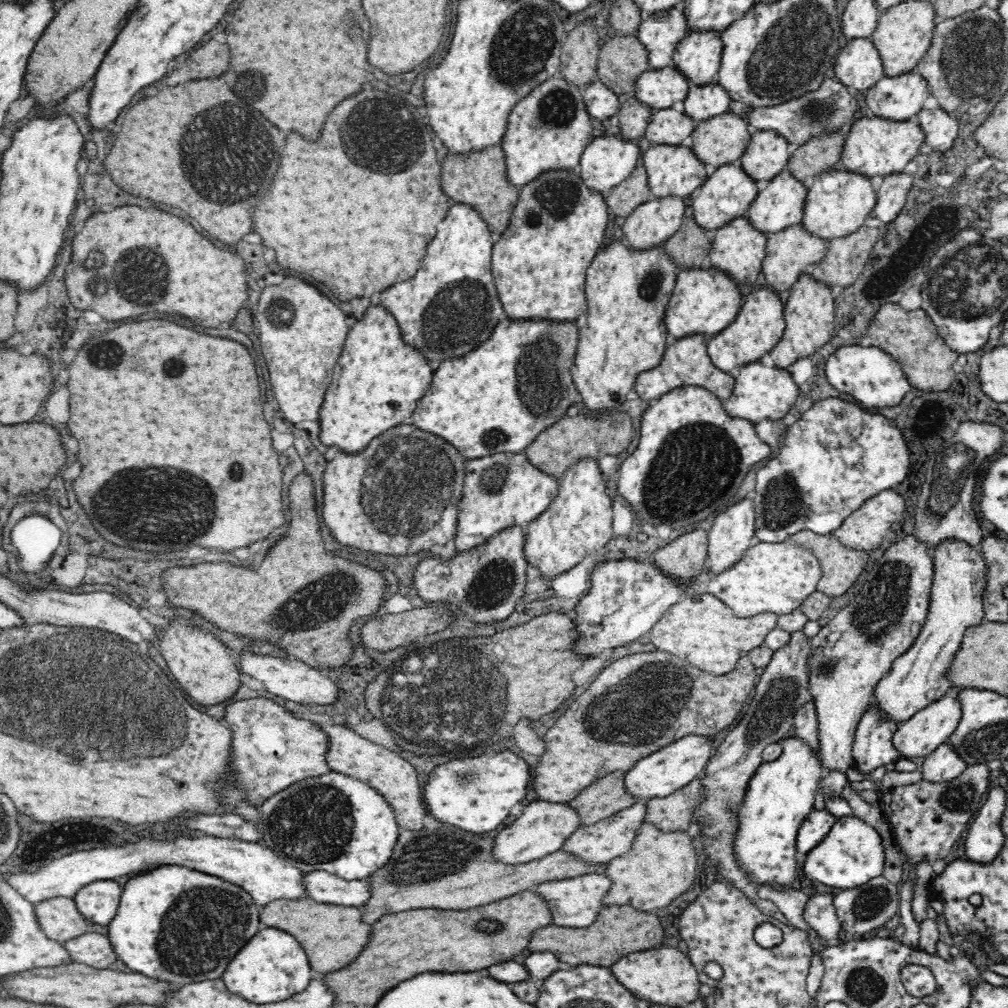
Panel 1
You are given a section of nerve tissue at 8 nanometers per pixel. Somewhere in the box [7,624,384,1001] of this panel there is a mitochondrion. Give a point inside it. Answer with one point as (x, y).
(228, 915)

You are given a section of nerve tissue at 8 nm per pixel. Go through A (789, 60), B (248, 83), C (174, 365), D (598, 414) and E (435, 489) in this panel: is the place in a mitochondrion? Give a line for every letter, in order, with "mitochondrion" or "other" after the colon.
A: mitochondrion
B: mitochondrion
C: mitochondrion
D: other
E: mitochondrion

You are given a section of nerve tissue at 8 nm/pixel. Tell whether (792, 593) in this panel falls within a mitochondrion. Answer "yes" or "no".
no

